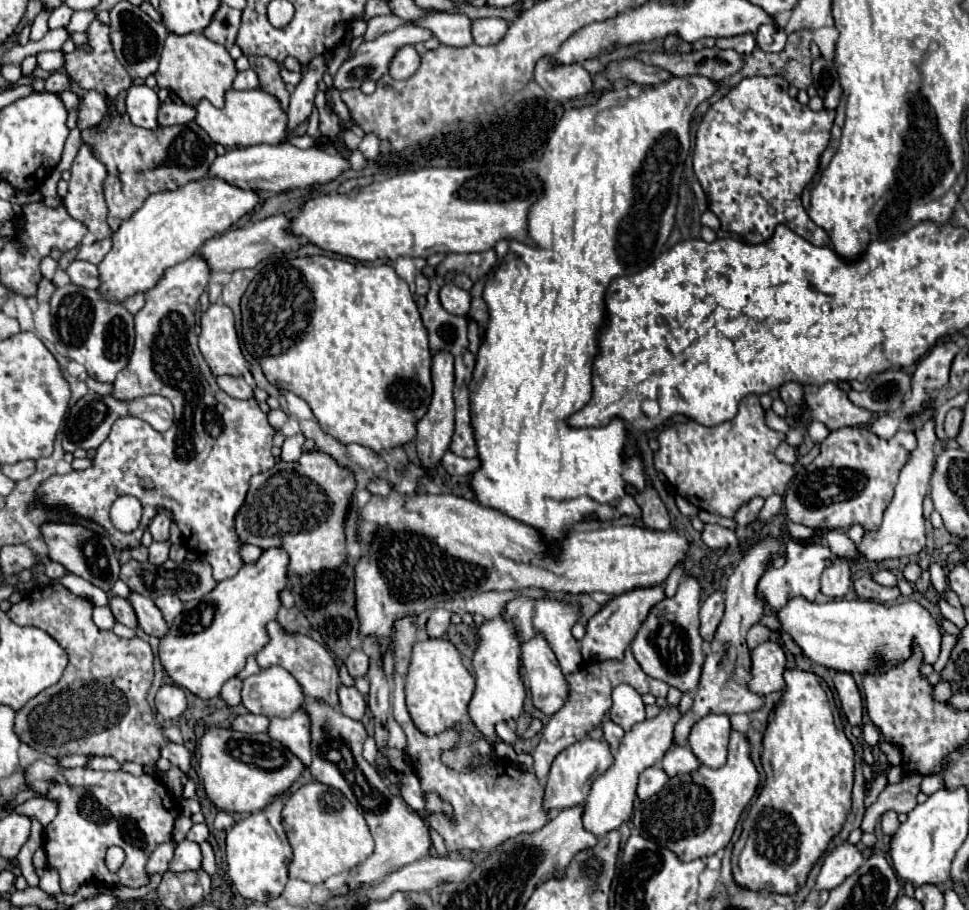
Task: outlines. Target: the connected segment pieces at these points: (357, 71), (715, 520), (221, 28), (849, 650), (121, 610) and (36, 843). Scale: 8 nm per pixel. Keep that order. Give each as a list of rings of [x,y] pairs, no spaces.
[[[403,24],[403,26],[399,26],[399,28],[393,30],[393,32],[381,34],[381,36],[379,36],[377,40],[373,40],[373,42],[363,42],[363,44],[357,48],[355,56],[349,58],[349,60],[345,60],[345,62],[341,64],[341,68],[337,70],[337,74],[335,74],[335,78],[333,78],[333,86],[335,86],[337,90],[347,90],[347,88],[357,88],[357,86],[361,86],[363,80],[379,80],[379,78],[389,70],[391,60],[393,60],[393,56],[397,54],[397,50],[399,50],[401,46],[419,44],[419,42],[425,42],[425,40],[429,40],[429,38],[433,38],[433,32],[431,32],[431,30],[421,28],[421,26],[415,26],[415,24]]]
[[[705,510],[699,512],[699,518],[701,518],[705,524],[719,524],[719,526],[725,526],[725,528],[731,528],[731,530],[737,528],[737,522],[735,522],[735,520],[729,520],[729,518],[717,516],[717,514],[709,514],[709,512],[705,512]]]
[[[221,4],[221,8],[215,12],[211,24],[203,30],[203,34],[209,40],[231,50],[231,46],[235,44],[235,38],[237,38],[239,24],[241,24],[241,10],[231,8],[227,4]]]
[[[793,598],[787,602],[787,606],[777,614],[781,626],[785,632],[789,632],[793,636],[793,640],[801,646],[803,654],[807,658],[811,658],[817,664],[823,664],[825,668],[833,668],[833,670],[841,670],[841,672],[871,672],[877,664],[877,660],[883,662],[885,668],[891,668],[893,664],[899,664],[901,660],[909,658],[911,654],[911,642],[919,644],[923,654],[925,654],[925,662],[927,664],[935,664],[935,660],[939,658],[941,652],[941,634],[939,634],[939,626],[937,622],[931,618],[931,614],[917,602],[905,602],[899,606],[891,606],[885,608],[879,602],[871,602],[871,600],[831,600],[831,602],[807,602],[805,598]]]
[[[115,596],[115,598],[109,600],[109,604],[111,604],[111,610],[113,610],[117,622],[121,622],[121,624],[125,624],[129,628],[137,628],[137,616],[135,616],[135,610],[129,604],[129,600]]]
[[[32,820],[30,836],[17,856],[21,873],[29,886],[39,885],[39,877],[33,866],[32,857],[35,851],[42,846],[42,838],[43,826],[37,820]]]

